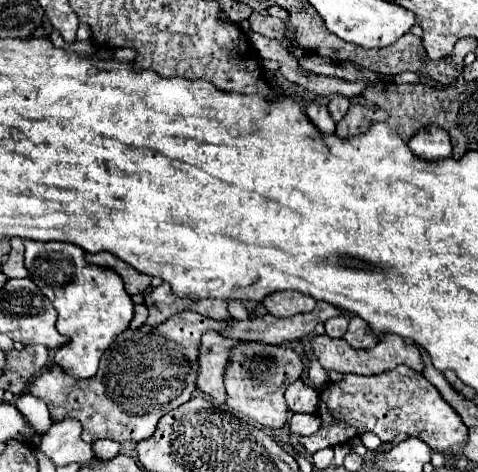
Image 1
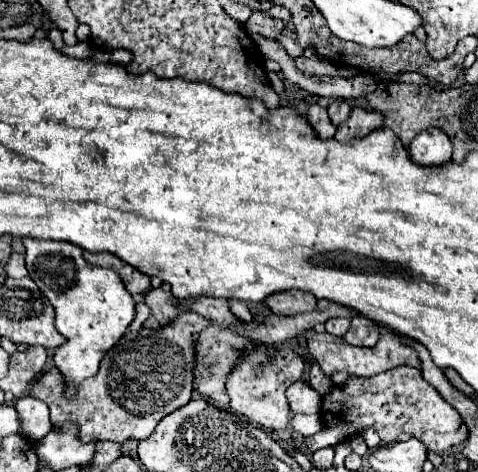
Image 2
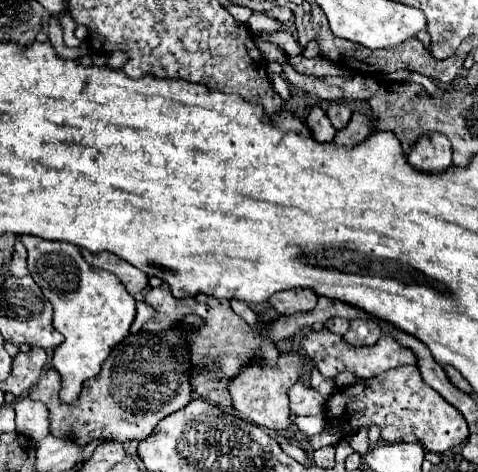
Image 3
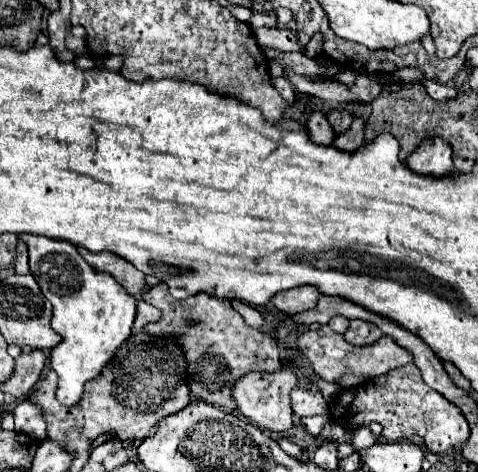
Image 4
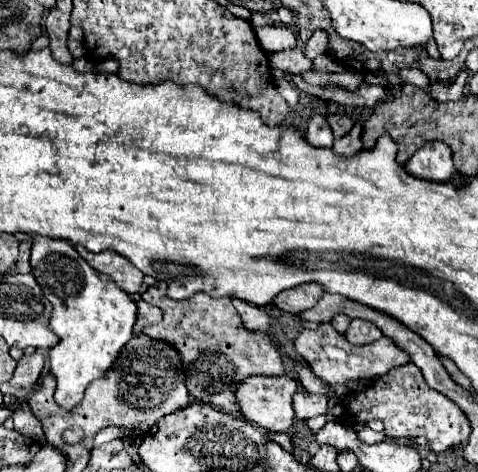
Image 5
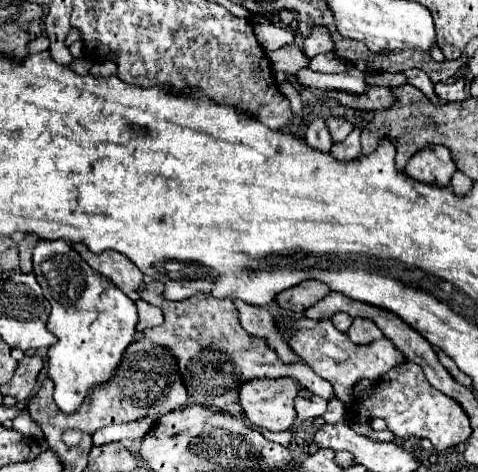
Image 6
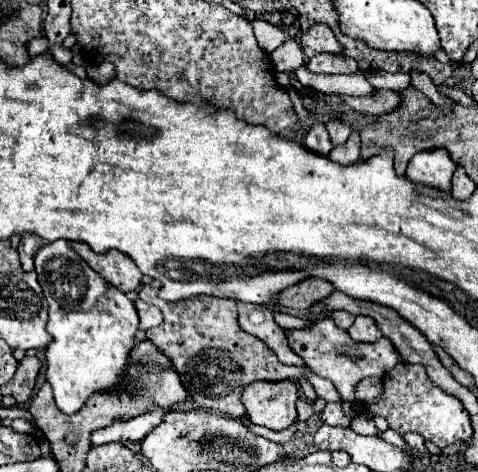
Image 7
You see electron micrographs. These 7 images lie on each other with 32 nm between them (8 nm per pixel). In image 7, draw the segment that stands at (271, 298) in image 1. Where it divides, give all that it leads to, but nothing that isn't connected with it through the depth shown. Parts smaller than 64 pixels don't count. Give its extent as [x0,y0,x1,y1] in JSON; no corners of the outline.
[278,278,332,310]

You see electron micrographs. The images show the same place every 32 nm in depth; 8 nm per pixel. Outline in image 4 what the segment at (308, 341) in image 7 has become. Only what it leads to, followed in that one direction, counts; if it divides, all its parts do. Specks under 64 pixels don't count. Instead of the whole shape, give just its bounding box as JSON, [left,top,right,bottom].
[298,324,414,384]

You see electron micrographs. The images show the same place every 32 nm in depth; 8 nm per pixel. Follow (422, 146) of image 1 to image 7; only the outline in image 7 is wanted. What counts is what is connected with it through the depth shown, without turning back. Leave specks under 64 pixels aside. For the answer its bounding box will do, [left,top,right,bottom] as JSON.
[406,148,456,190]

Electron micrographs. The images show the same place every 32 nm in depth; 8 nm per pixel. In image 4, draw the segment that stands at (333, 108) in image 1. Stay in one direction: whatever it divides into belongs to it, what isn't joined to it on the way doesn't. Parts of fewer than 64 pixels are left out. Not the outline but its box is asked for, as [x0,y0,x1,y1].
[326,108,352,134]

